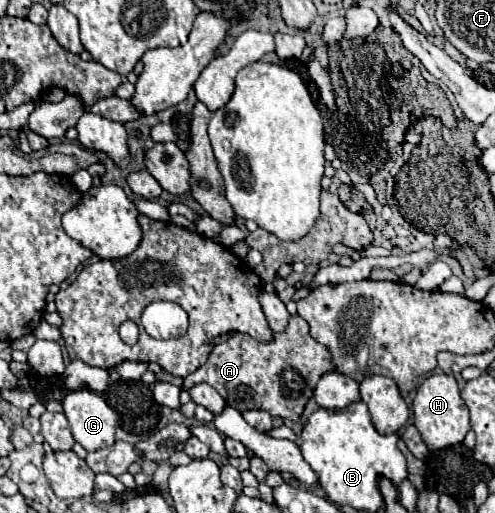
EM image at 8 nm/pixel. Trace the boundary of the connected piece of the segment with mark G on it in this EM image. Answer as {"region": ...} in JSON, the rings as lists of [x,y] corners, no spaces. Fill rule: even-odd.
{"region":[[[71,391],[63,399],[63,409],[69,419],[73,439],[87,451],[97,451],[115,443],[119,415],[95,391]]]}

